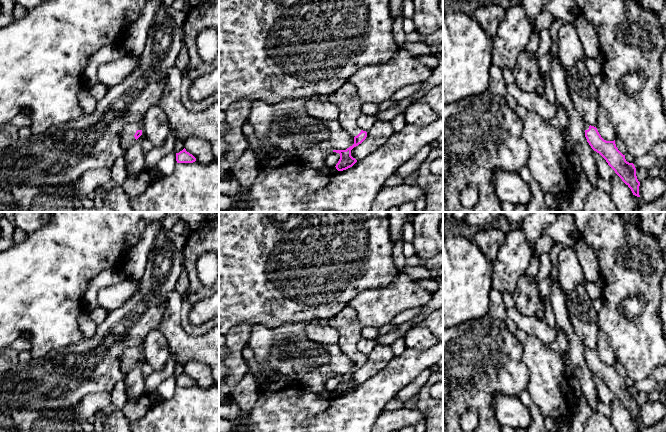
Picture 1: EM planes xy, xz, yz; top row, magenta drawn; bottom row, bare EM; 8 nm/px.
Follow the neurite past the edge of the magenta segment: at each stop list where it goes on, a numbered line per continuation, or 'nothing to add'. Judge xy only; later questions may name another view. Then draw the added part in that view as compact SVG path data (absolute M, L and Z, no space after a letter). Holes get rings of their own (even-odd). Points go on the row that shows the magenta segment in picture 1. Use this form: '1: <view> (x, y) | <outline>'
1: xy (127, 139) | M135 123L127 124L124 127L120 136L120 144L123 149L129 148L136 142L134 135L137 130L141 130L141 128Z

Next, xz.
1: xz (345, 98) | M346 82L337 91L329 95L329 101L339 109L338 122L352 137L357 136L361 129L357 119L362 114L362 103L358 98L357 89L353 84Z

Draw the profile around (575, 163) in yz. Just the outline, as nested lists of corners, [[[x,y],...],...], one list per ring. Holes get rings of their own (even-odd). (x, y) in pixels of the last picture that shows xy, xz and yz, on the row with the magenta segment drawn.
[[[575,153],[568,154],[568,160],[570,162],[571,167],[576,173],[583,171],[580,159]]]

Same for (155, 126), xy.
[[[157,105],[148,108],[142,120],[142,128],[153,147],[161,146],[170,132],[167,117]]]

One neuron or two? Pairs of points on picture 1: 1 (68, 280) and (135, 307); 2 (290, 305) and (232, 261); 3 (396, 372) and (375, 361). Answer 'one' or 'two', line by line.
1: two
2: one
3: two

